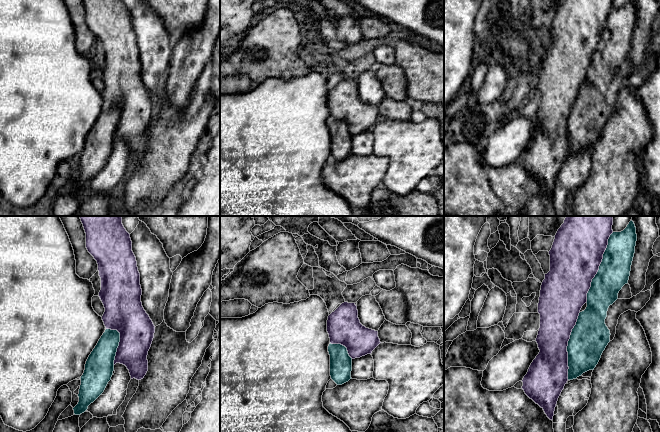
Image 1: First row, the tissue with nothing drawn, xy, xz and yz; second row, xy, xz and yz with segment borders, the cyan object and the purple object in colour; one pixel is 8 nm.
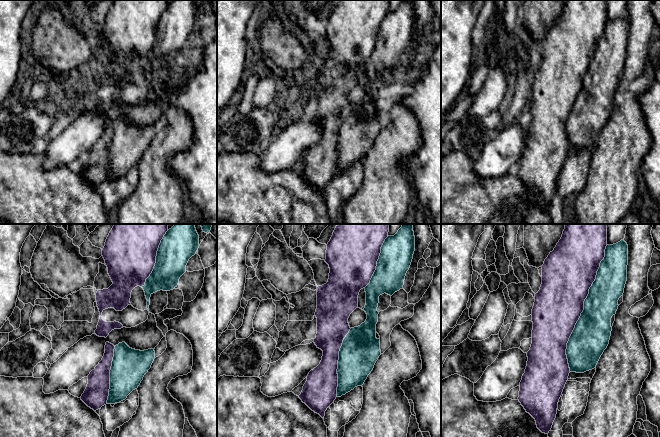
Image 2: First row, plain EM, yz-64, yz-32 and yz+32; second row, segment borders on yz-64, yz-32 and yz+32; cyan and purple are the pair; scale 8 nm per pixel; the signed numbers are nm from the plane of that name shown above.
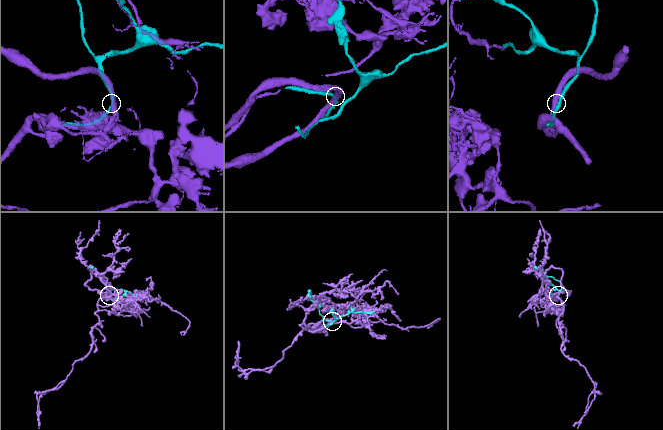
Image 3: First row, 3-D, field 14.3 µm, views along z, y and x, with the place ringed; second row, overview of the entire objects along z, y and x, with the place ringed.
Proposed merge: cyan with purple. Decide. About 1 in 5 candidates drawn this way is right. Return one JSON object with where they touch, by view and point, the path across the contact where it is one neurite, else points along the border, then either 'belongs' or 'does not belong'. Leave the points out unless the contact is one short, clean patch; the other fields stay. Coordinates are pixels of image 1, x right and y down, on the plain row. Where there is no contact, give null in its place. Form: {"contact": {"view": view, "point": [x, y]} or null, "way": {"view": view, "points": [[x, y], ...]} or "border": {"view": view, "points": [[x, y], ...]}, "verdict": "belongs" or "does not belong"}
{"contact": {"view": "yz", "point": [599, 43]}, "verdict": "belongs"}

